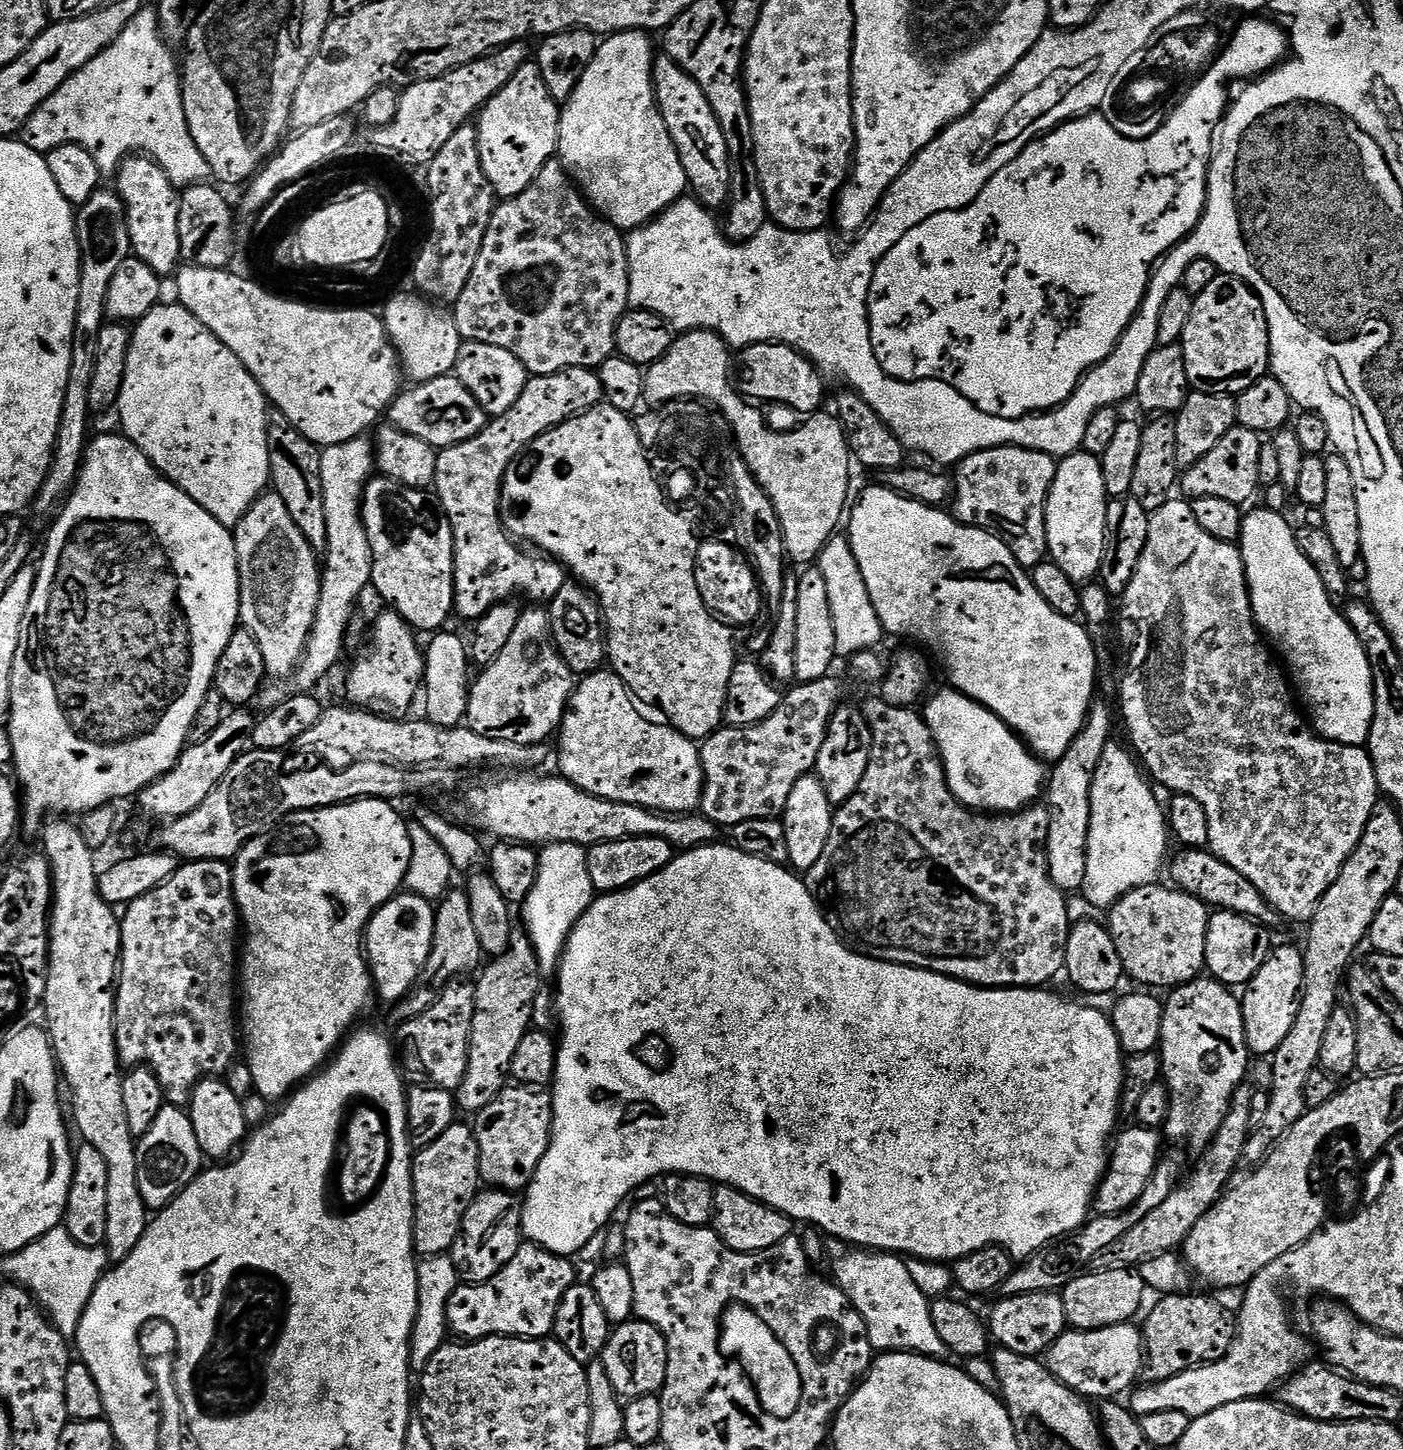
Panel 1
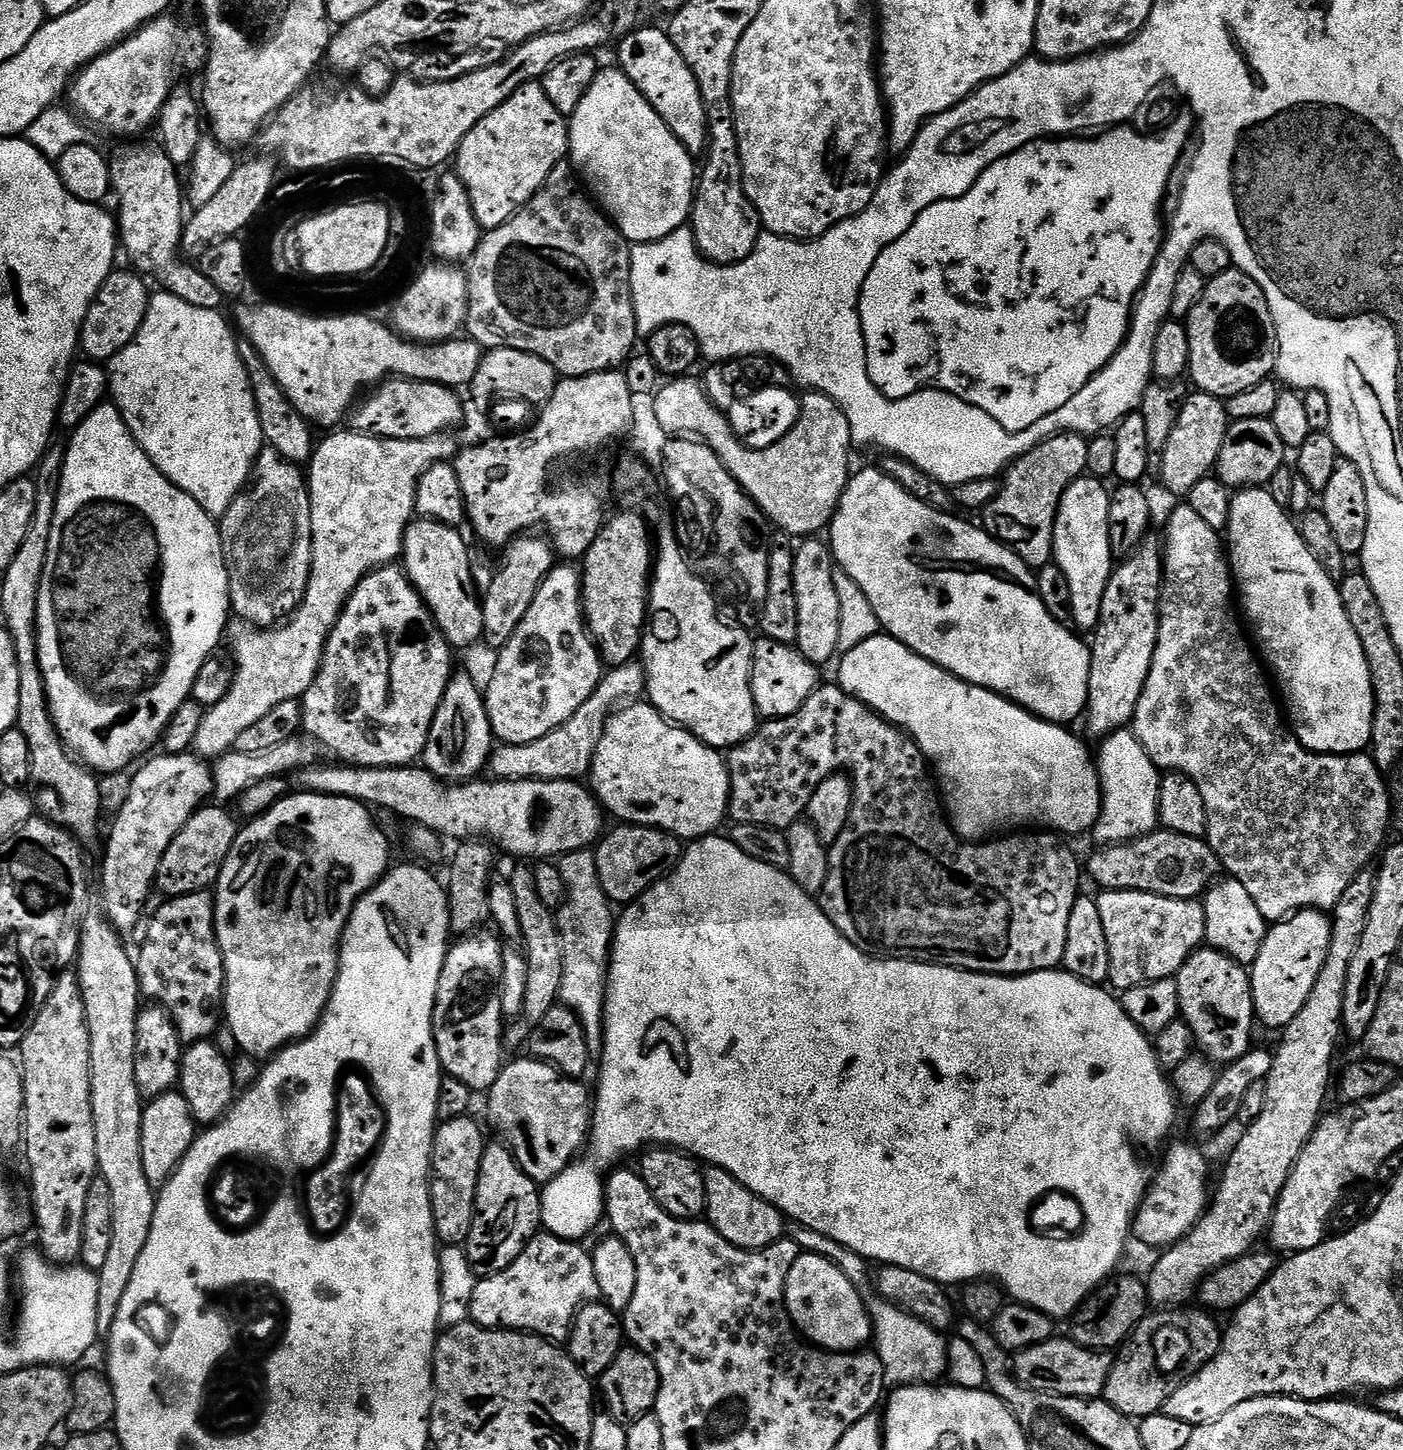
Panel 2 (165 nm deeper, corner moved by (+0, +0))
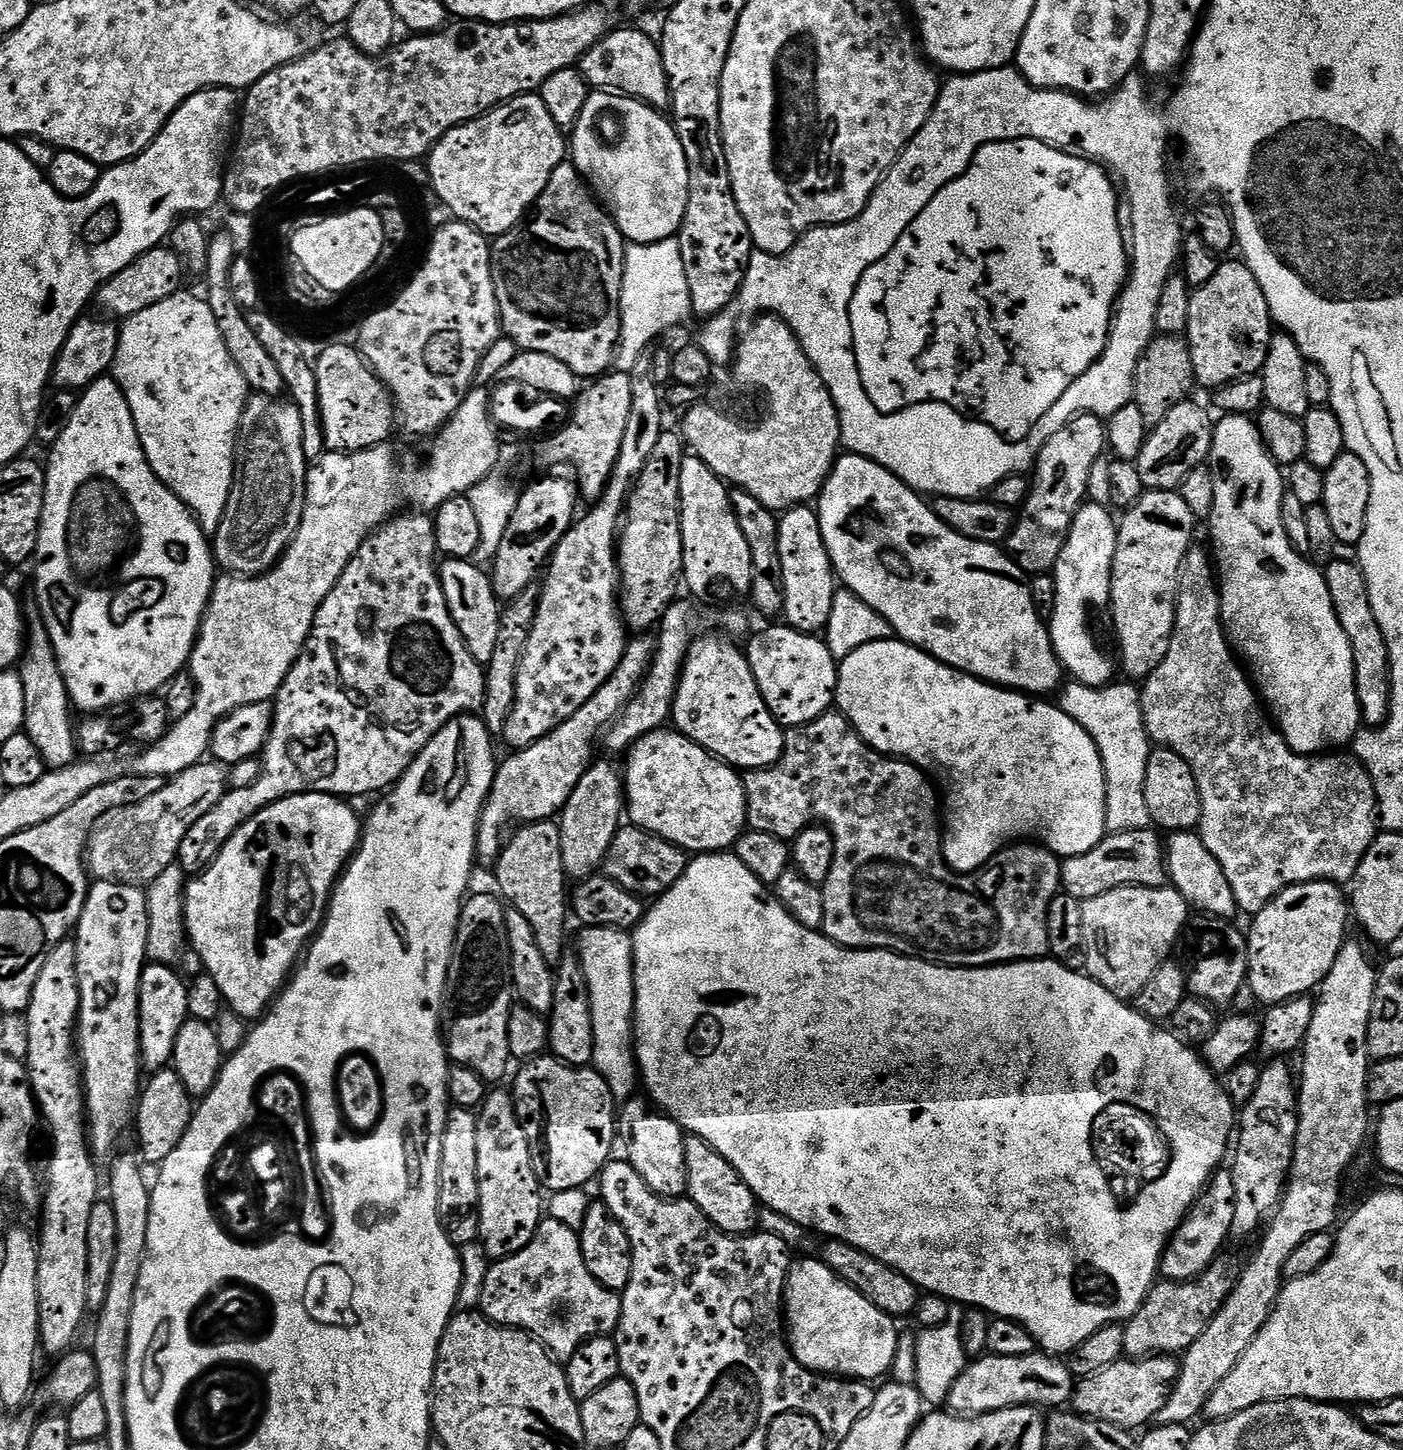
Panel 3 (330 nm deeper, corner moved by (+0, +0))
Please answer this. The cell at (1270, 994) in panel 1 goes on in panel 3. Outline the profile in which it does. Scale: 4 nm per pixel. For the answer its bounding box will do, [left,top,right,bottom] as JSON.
[1246,880,1350,1005]

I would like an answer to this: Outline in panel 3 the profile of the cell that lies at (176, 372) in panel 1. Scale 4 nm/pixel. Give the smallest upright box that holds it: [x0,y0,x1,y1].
[110,290,250,534]

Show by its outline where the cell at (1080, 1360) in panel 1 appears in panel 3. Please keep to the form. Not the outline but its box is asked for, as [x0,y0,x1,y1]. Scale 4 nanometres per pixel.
[947,1350,1074,1418]

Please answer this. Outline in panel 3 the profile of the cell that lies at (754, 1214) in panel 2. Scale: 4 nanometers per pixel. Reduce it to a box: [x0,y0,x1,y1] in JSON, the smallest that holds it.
[684,1135,758,1236]

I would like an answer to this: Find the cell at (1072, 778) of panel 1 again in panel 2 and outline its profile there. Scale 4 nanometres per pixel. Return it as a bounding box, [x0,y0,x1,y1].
[1086,538,1164,738]

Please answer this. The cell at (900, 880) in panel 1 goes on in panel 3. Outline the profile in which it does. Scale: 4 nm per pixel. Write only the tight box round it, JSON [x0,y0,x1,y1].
[743,710,1061,968]

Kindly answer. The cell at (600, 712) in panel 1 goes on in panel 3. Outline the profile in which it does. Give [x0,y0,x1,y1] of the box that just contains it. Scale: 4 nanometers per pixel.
[626,730,748,854]

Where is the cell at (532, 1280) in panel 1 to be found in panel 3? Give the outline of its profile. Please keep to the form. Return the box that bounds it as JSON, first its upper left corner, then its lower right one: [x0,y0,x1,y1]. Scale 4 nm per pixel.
[479,1218,620,1362]

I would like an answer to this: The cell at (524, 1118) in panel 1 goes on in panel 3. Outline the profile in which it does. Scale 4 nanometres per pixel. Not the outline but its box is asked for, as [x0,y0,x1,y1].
[510,1054,618,1192]

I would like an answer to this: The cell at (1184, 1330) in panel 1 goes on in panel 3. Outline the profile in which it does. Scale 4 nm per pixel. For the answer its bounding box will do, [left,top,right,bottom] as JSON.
[1071,1354,1180,1429]

